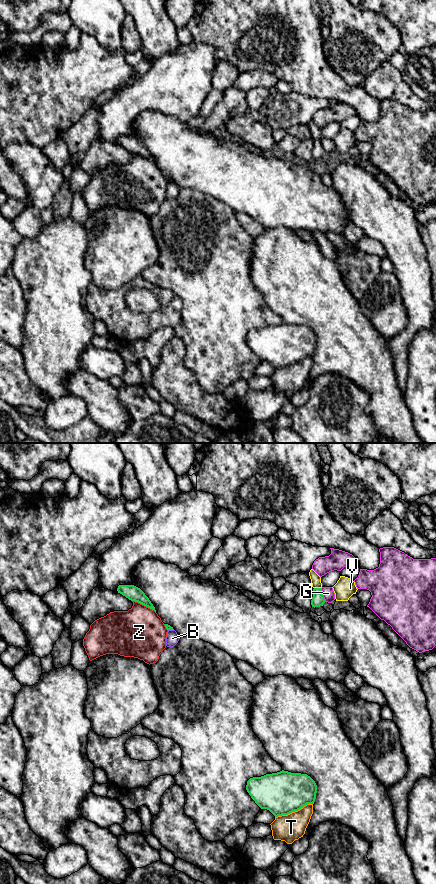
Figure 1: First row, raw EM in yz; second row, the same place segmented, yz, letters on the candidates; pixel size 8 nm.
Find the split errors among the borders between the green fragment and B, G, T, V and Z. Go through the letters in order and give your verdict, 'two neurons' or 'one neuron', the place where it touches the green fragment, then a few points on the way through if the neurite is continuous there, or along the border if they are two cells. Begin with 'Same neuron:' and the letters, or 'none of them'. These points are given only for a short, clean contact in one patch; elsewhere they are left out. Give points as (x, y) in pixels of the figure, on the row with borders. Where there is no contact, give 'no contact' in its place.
Same neuron: none of them
B: two neurons; contact yz (171, 629)
G: two neurons; contact yz (322, 595); border yz (320, 588), (325, 601)
T: two neurons; contact yz (293, 811)
V: two neurons; contact yz (317, 588)
Z: two neurons; contact yz (144, 605)

